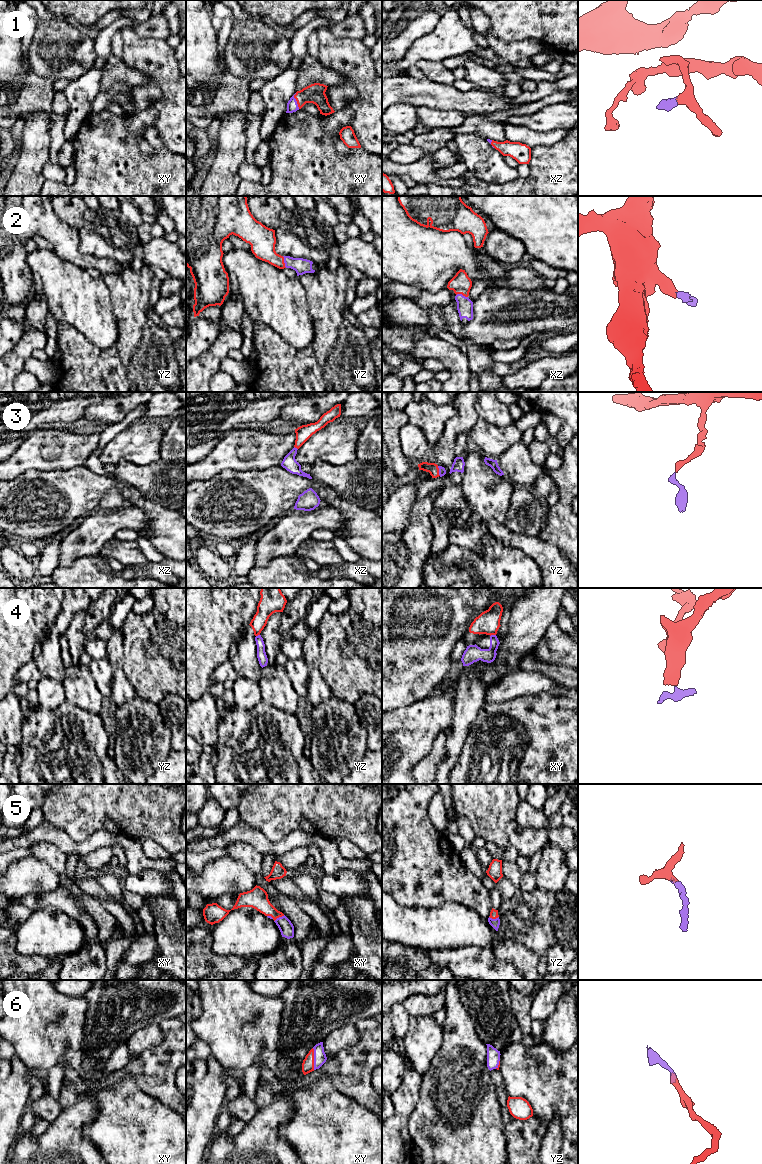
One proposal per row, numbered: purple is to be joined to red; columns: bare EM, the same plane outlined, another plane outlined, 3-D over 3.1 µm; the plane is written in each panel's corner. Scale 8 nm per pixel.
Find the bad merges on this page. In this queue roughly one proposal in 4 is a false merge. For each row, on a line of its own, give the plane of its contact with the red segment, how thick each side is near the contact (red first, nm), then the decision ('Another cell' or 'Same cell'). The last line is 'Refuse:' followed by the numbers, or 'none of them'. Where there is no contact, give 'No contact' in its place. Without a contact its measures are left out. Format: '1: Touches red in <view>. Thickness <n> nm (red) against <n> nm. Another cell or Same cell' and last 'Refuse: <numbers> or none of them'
1: Touches red in xy. Thickness 160 nm (red) against 90 nm. Same cell
2: Touches red in yz. Thickness 220 nm (red) against 120 nm. Same cell
3: Touches red in yz. Thickness 90 nm (red) against 60 nm. Same cell
4: Touches red in xy. Thickness 190 nm (red) against 140 nm. Another cell
5: Touches red in xy. Thickness 170 nm (red) against 120 nm. Same cell
6: Touches red in xy. Thickness 100 nm (red) against 100 nm. Same cell
Refuse: 4

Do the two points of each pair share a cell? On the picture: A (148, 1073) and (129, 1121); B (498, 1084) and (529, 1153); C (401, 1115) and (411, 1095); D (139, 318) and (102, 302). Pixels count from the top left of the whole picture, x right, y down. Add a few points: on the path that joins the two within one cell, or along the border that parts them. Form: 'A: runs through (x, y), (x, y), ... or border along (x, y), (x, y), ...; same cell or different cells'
A: border along (120, 1079), (129, 1074), (141, 1089), (161, 1103); different cells
B: runs through (503, 1101), (508, 1120), (522, 1136); same cell
C: runs through (402, 1110), (406, 1100); same cell
D: border along (106, 284), (118, 330); different cells

